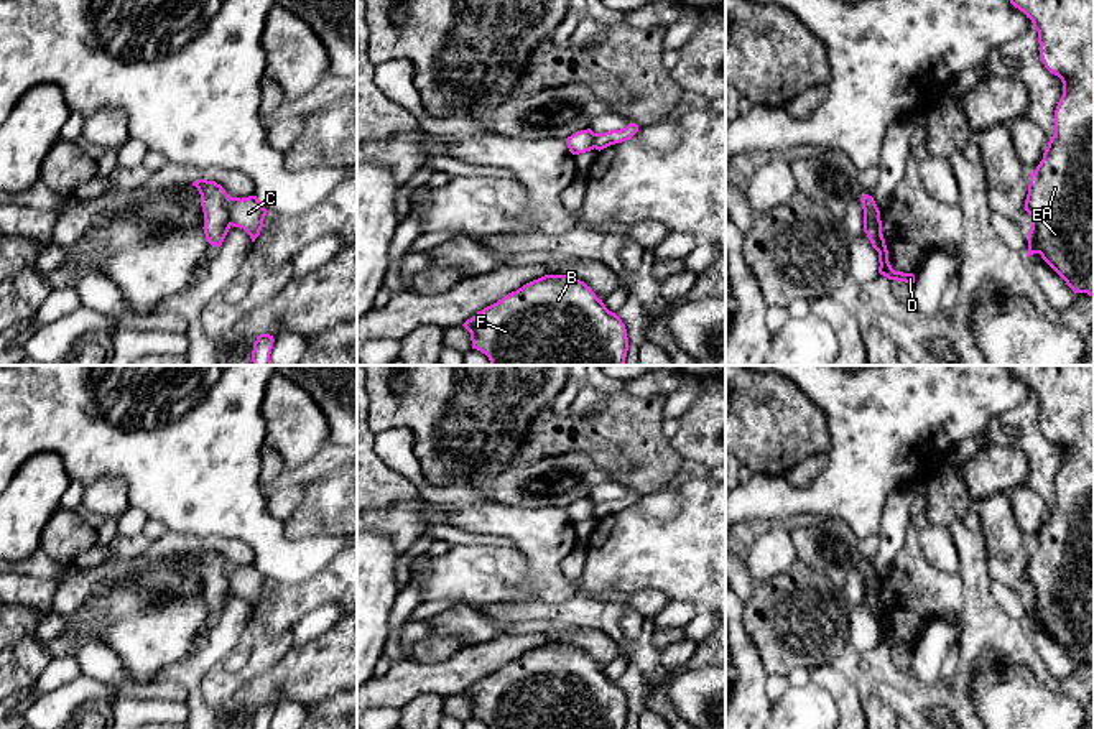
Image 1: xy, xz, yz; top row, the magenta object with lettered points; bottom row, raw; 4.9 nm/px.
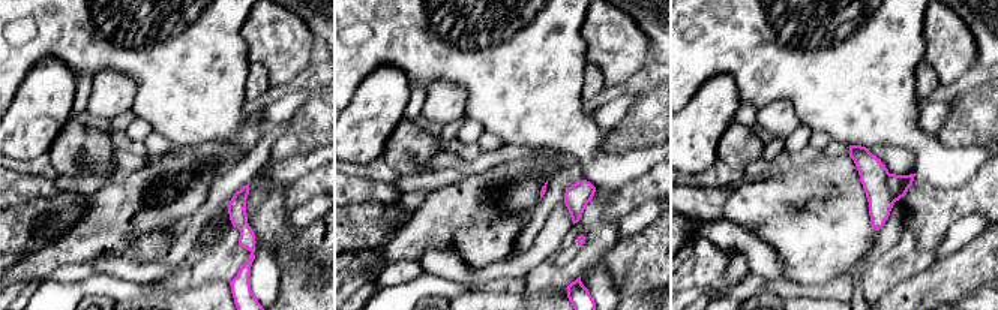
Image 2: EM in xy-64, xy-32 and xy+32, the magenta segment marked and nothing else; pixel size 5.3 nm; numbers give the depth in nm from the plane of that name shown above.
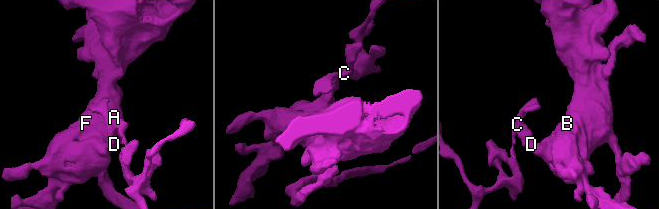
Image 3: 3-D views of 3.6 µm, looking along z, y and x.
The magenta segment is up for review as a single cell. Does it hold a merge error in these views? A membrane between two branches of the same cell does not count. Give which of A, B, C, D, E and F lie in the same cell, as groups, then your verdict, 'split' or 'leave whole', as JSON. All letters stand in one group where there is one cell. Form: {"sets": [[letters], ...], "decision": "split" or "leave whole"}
{"sets": [["A", "B", "D", "E", "F"], ["C"]], "decision": "split"}

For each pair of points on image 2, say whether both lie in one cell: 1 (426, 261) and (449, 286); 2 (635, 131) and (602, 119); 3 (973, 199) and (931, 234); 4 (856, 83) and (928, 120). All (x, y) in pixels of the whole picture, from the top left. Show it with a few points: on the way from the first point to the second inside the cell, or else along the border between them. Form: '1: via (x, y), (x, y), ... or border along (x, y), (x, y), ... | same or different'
1: border along (426, 271), (465, 285) | different
2: border along (638, 95), (628, 113), (608, 132) | different
3: via (962, 201), (940, 223) | same
4: border along (919, 102), (919, 125), (935, 135) | different

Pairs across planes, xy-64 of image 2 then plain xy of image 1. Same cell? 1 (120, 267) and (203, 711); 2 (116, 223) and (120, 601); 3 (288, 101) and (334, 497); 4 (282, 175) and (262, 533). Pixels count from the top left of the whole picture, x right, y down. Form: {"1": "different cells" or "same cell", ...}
{"1": "same cell", "2": "same cell", "3": "different cells", "4": "same cell"}

